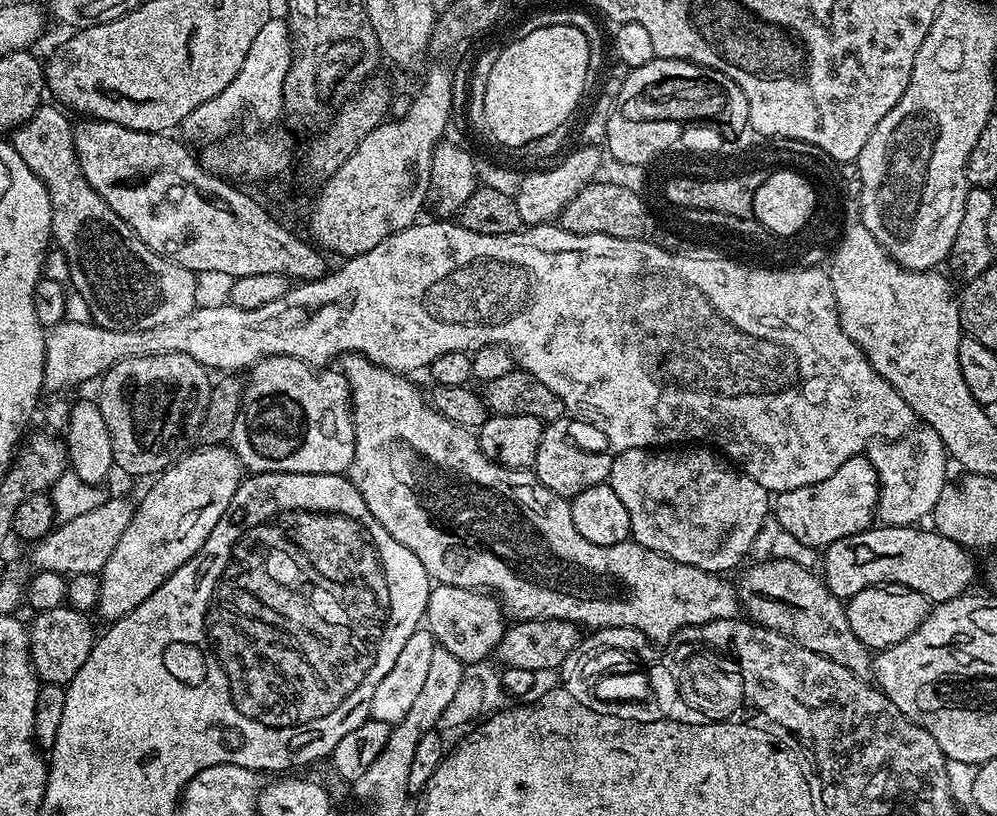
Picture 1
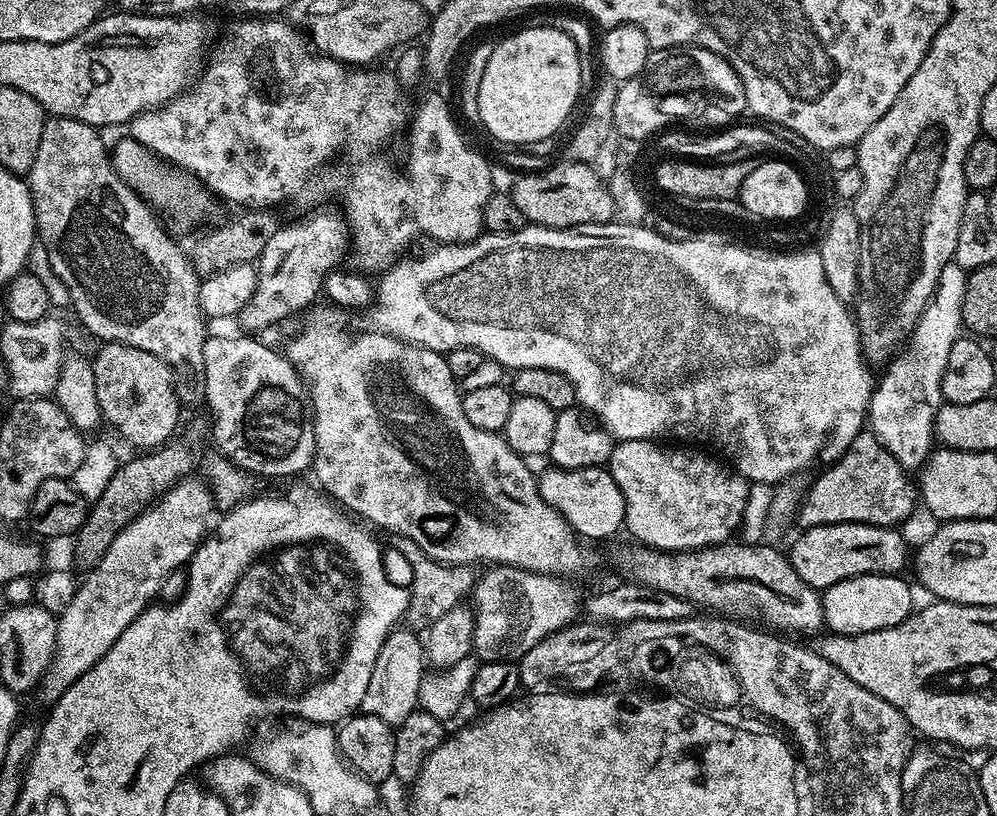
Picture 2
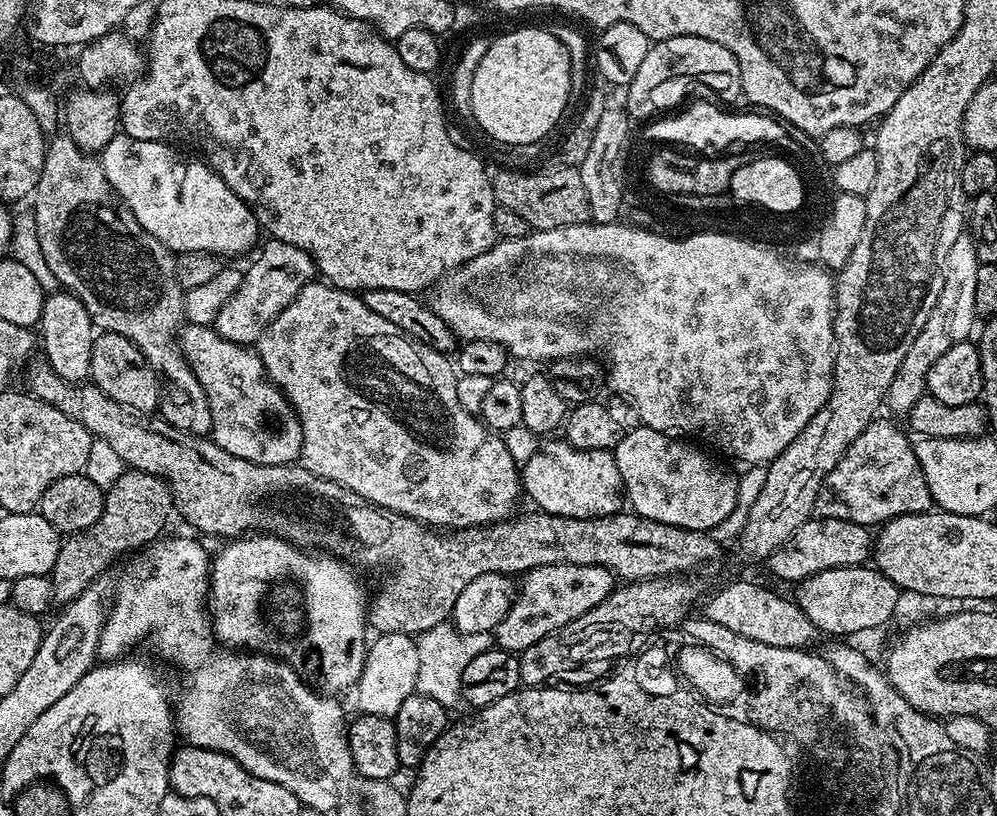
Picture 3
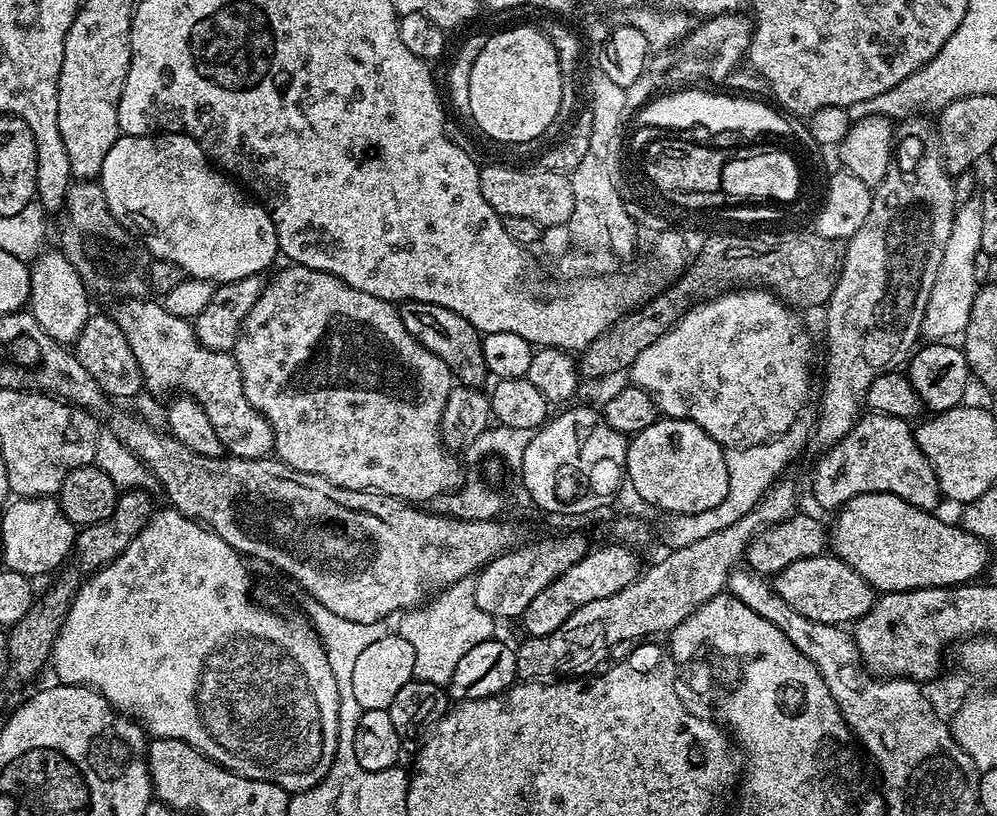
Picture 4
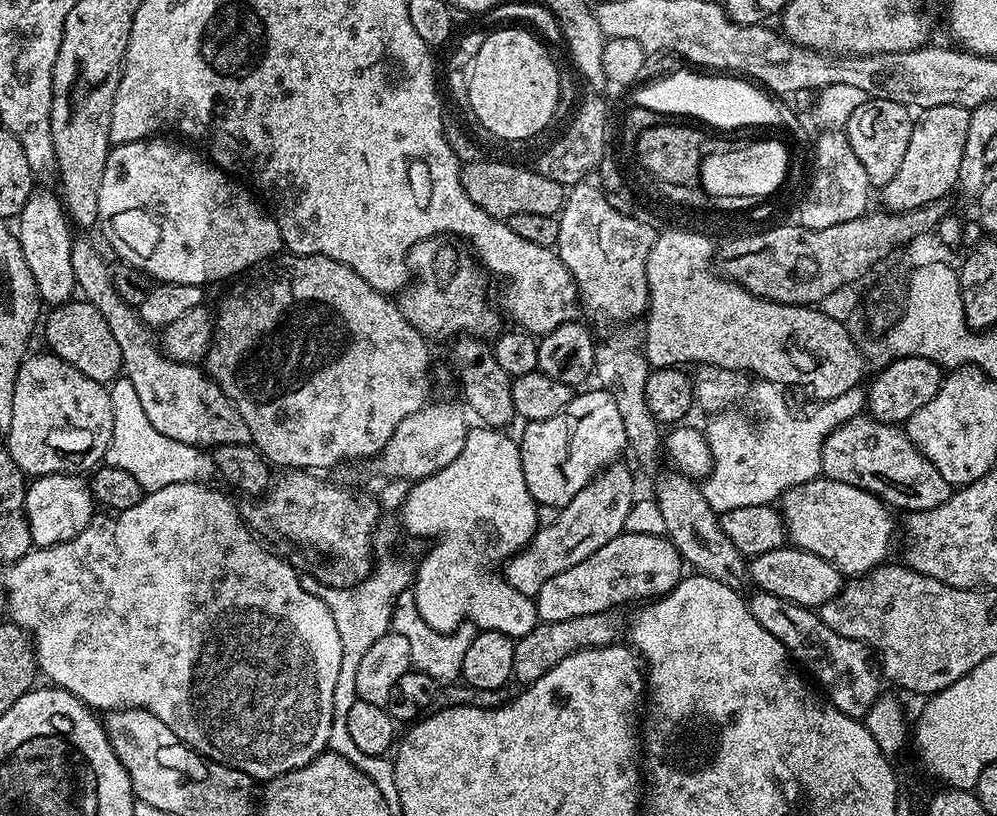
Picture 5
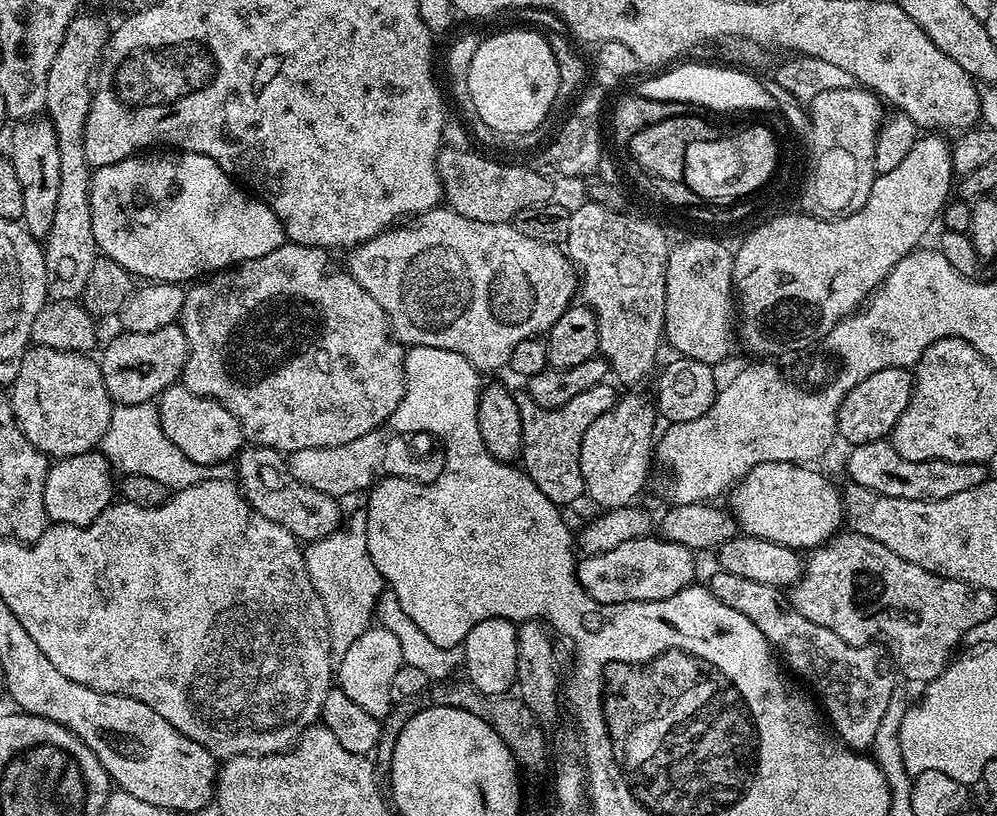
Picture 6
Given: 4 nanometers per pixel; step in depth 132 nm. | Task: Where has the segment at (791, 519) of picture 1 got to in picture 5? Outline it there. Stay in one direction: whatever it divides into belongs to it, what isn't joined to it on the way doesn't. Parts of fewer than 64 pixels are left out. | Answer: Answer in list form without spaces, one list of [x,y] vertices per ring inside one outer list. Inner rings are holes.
[[[867,414],[846,421],[825,438],[820,470],[827,479],[858,486],[879,496],[893,509],[904,508],[905,513],[925,512],[934,506],[942,506],[954,491],[953,485],[948,484],[913,446],[912,437],[903,427],[883,424]]]

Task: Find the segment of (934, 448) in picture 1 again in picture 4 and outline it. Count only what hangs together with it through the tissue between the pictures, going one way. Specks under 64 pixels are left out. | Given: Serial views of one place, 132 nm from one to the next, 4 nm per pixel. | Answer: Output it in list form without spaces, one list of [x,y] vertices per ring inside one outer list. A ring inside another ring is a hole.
[[[965,200],[952,216],[950,238],[946,238],[946,250],[942,250],[942,262],[938,262],[938,274],[934,274],[934,286],[930,286],[930,298],[926,302],[926,314],[920,327],[920,335],[925,341],[948,342],[966,330],[966,322],[970,322],[970,306],[974,306],[974,294],[978,287],[974,278],[974,258],[978,258],[981,246],[980,200]]]

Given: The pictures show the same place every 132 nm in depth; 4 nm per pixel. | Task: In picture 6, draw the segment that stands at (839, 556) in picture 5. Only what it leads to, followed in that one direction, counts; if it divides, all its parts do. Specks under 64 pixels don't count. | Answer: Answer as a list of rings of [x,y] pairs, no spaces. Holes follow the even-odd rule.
[[[766,462],[749,470],[748,475],[739,481],[740,489],[736,492],[734,515],[739,527],[747,535],[761,536],[763,540],[772,540],[775,544],[784,544],[787,548],[797,550],[815,550],[837,535],[842,516],[842,496],[824,476],[811,472],[811,467],[804,464],[787,464],[786,462]]]

